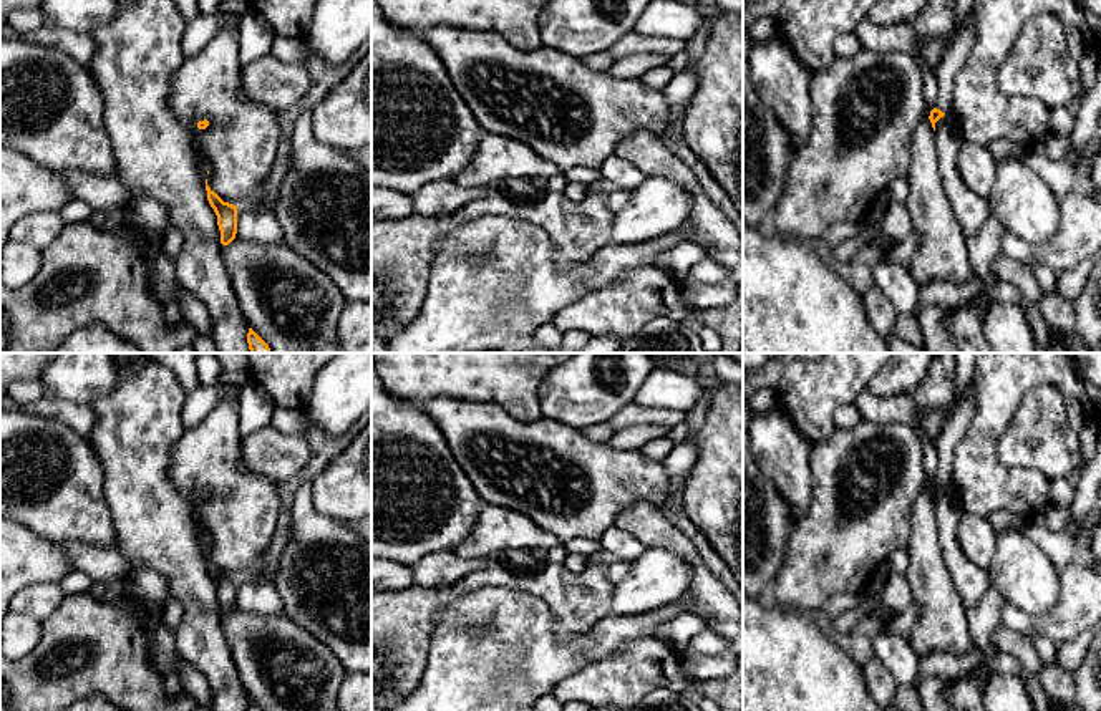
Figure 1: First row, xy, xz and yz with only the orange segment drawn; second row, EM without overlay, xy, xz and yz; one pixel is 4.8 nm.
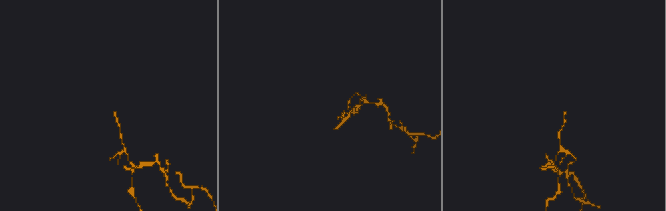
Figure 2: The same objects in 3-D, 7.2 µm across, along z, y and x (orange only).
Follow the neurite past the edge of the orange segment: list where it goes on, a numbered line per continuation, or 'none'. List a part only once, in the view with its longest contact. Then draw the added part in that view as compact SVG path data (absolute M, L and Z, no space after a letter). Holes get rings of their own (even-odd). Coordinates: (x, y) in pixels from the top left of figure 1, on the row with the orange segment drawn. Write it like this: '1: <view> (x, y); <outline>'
1: yz (959, 48); M973 12L967 17L963 27L950 36L950 43L942 53L935 68L939 81L939 96L935 108L950 114L952 96L955 89L955 76L965 65L975 41L975 17Z

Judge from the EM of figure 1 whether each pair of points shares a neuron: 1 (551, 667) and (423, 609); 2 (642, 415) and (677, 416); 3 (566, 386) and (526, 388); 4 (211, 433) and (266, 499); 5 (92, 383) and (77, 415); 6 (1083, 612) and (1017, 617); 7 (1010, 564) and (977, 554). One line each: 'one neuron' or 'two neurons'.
1: two neurons
2: one neuron
3: two neurons
4: one neuron
5: two neurons
6: one neuron
7: two neurons

